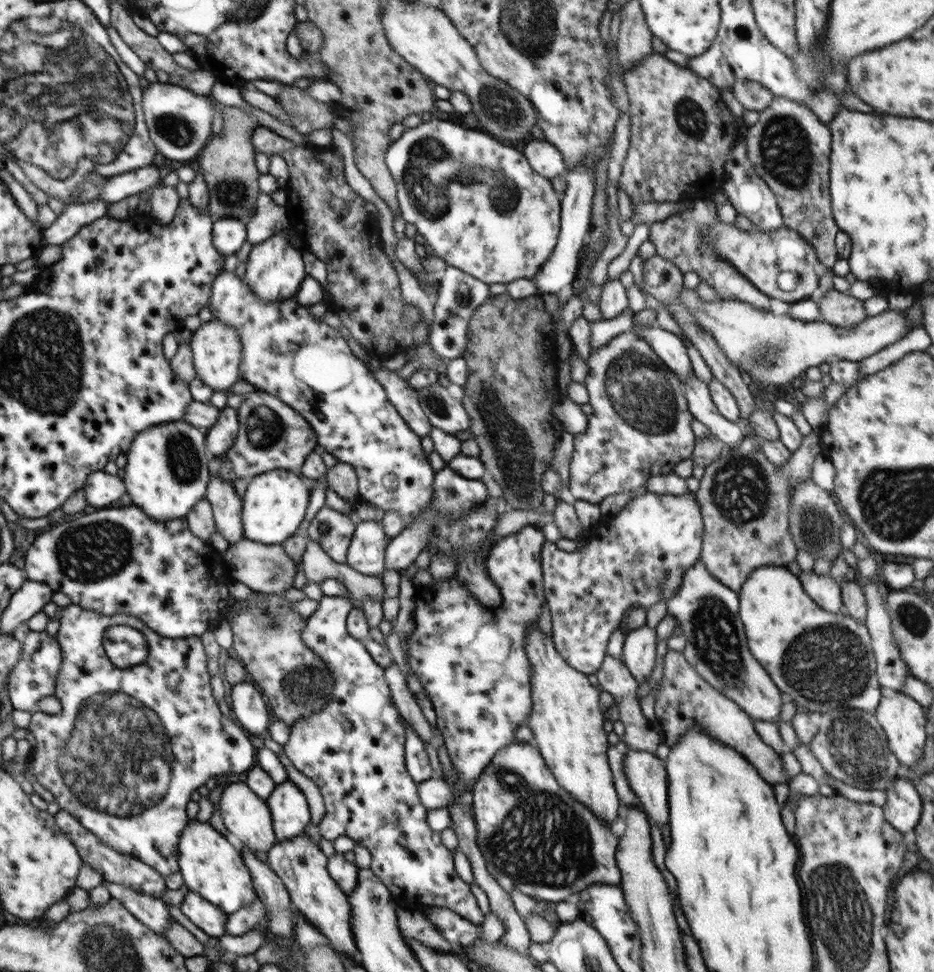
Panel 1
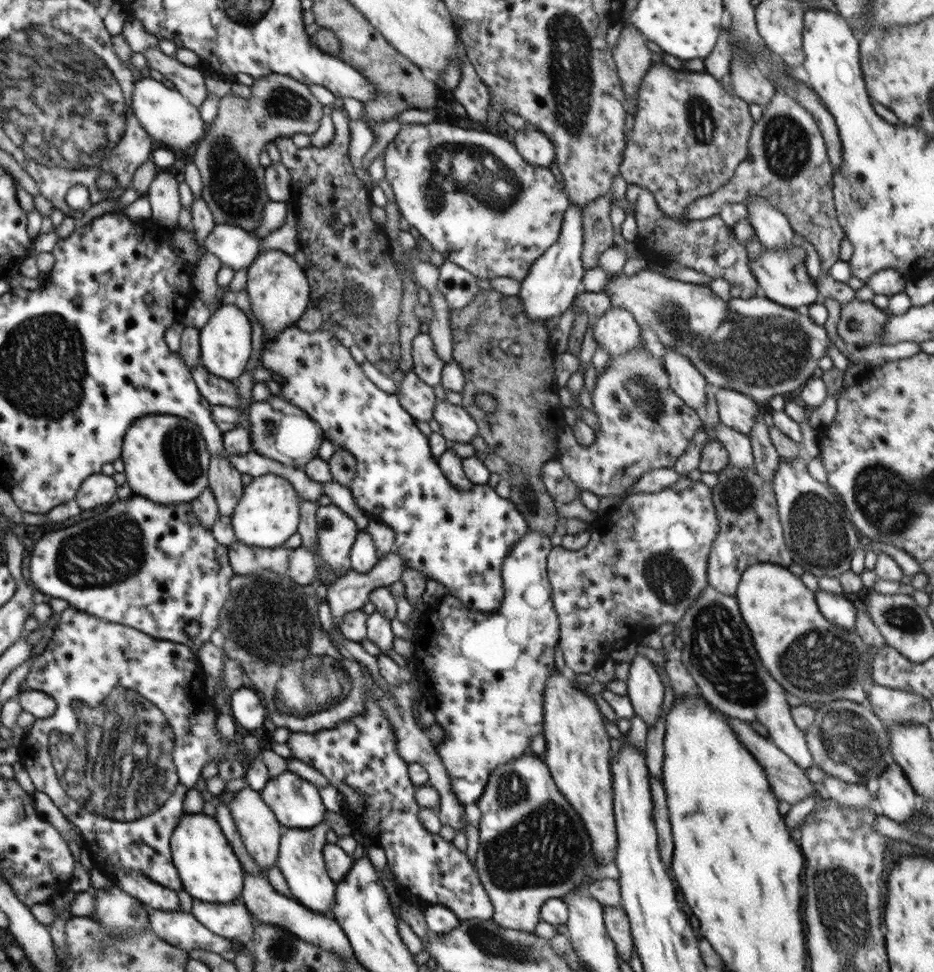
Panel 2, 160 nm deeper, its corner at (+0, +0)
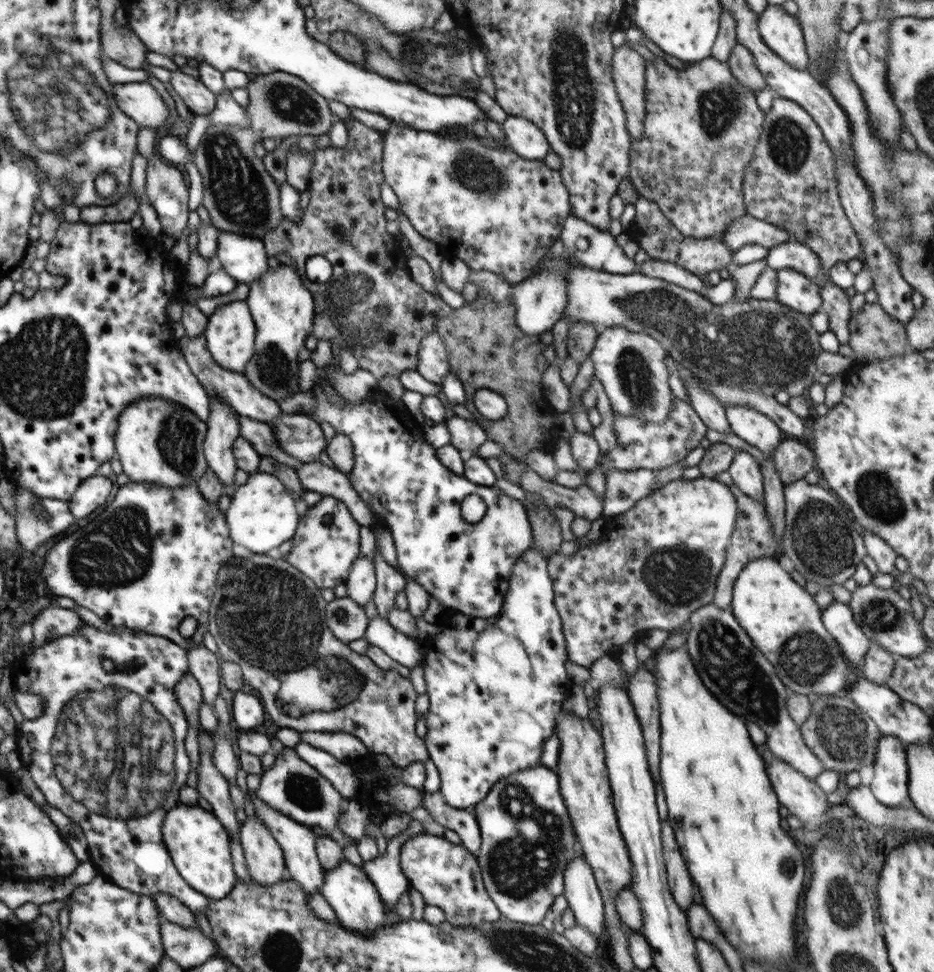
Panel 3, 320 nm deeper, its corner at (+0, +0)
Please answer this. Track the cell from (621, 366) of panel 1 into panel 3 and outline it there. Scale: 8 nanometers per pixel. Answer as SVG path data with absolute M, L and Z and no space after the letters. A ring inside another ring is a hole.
M678 398L673 404L673 409L669 412L666 422L662 424L640 420L638 416L622 416L615 410L613 410L613 419L615 420L616 442L607 454L601 454L596 468L591 473L577 465L574 457L571 456L570 448L567 448L567 444L564 442L564 438L555 446L556 450L553 452L553 459L557 467L560 470L577 472L583 477L593 475L602 482L610 473L611 468L615 468L618 472L638 472L640 469L659 471L666 466L672 466L675 462L684 461L690 451L700 446L707 430L707 426L696 414L692 405Z

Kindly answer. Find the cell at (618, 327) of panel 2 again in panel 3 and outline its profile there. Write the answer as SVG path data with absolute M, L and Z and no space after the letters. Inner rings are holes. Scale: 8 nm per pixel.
M621 326L604 328L591 350L594 376L599 378L612 410L622 416L638 416L640 420L662 424L677 399L668 386L668 368L664 363L668 352L654 338L630 332Z

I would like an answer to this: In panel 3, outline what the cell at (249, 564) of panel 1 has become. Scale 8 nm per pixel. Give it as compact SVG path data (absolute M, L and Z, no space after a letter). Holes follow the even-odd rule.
M323 495L316 504L300 517L296 535L292 537L292 551L284 556L284 562L303 572L316 587L336 588L348 579L359 552L360 527L345 502L330 495Z

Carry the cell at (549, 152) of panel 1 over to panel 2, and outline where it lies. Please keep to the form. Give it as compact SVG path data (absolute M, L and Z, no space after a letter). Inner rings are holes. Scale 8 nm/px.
M522 125L514 134L513 145L518 149L522 158L533 165L548 167L555 162L555 146L534 126Z

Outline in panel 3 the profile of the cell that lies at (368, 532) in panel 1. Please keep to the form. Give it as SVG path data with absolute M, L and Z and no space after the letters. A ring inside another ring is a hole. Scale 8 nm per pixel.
M362 554L356 556L356 560L353 562L354 565L345 581L347 598L352 599L363 608L368 602L373 601L374 591L377 587L375 566Z

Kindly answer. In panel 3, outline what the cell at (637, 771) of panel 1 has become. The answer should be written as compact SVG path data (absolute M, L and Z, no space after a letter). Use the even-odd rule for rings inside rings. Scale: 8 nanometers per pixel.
M668 820L661 823L662 857L667 870L667 883L682 912L687 912L692 900L692 884L688 867L680 852L677 840L674 836L674 829Z

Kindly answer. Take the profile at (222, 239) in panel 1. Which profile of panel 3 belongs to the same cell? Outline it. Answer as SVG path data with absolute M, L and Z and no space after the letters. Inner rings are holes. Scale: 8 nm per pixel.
M223 231L217 238L216 256L223 269L238 283L250 285L269 269L265 244L258 238Z

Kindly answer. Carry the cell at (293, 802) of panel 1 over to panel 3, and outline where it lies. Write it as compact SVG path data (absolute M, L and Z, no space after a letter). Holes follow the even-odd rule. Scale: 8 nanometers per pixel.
M284 748L280 754L275 755L274 764L262 774L260 786L253 795L298 824L326 830L327 836L343 849L354 840L339 827L338 819L343 814L340 807L342 794L316 768L302 760L294 748Z

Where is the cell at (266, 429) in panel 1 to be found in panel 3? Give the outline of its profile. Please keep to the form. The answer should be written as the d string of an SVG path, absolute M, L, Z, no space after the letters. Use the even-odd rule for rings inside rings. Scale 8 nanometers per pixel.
M283 413L270 422L270 428L281 447L305 463L318 461L327 446L321 424L308 414Z

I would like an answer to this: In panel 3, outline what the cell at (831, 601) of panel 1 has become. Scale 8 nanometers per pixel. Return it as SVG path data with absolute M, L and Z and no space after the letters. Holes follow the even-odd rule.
M834 601L822 612L821 620L826 630L839 644L845 661L852 669L860 671L871 640L854 621L849 604Z

